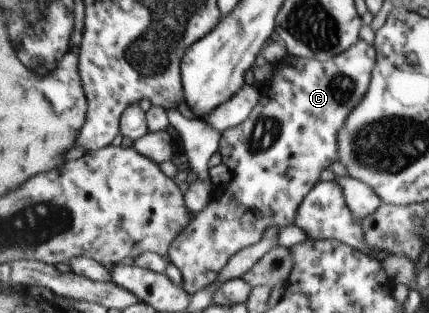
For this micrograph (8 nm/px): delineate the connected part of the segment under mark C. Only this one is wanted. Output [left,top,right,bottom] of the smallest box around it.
[168,40,376,295]

